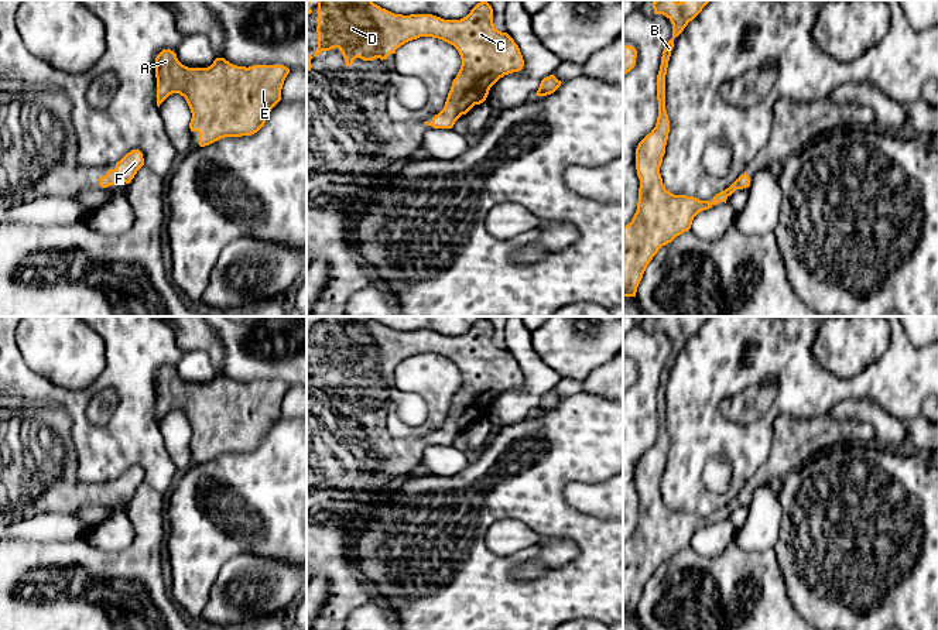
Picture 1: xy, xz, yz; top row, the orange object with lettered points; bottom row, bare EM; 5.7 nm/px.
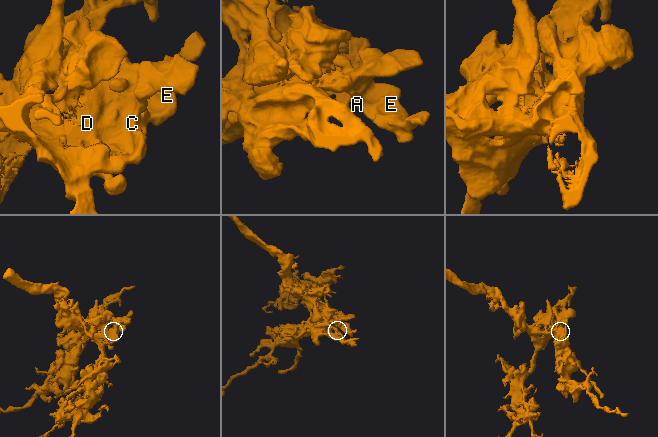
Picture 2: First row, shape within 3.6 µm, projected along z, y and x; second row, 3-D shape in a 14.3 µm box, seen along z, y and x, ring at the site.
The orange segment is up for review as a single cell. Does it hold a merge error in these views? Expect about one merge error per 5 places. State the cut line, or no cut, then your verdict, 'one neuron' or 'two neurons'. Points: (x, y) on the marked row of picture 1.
cut none; one neuron

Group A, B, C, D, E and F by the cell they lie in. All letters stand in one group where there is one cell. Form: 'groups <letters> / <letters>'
groups A B C D E F

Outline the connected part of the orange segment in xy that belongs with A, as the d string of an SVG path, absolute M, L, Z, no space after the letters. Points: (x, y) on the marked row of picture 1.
M162 49L155 58L157 106L160 107L172 93L184 96L192 113L189 129L199 133L201 147L225 137L251 136L264 126L271 109L281 100L281 89L288 73L290 69L280 64L246 68L233 65L225 58L216 58L208 68L188 68L178 61L174 51Z

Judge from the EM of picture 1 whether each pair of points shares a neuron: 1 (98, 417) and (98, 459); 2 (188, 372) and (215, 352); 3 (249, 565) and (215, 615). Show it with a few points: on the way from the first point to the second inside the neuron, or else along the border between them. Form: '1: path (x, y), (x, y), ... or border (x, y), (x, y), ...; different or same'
1: border (95, 393), (88, 404), (86, 418), (105, 425); different
2: border (199, 348), (208, 355), (216, 373); different
3: path (243, 578), (232, 592), (232, 599), (228, 603); same

